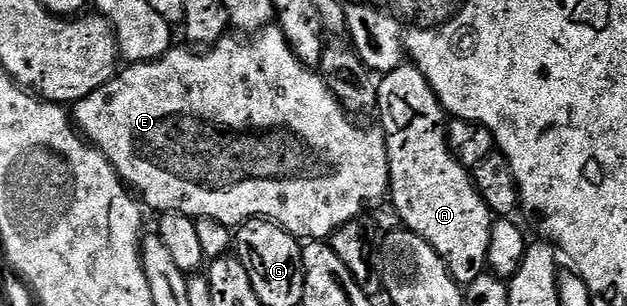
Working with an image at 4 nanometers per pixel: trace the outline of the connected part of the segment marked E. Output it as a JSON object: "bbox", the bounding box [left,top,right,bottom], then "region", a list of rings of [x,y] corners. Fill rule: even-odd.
{"bbox":[74,23,389,241],"region":[[[269,23],[259,30],[258,35],[225,35],[221,41],[203,51],[188,49],[174,47],[158,61],[129,64],[124,67],[128,69],[121,68],[111,81],[107,81],[105,85],[98,87],[98,91],[86,95],[74,105],[74,124],[77,130],[104,154],[105,159],[116,168],[116,174],[125,186],[131,187],[137,194],[144,193],[145,206],[148,204],[152,209],[161,209],[159,212],[164,215],[180,214],[193,219],[216,220],[227,227],[239,227],[245,221],[253,219],[267,219],[275,221],[297,239],[324,241],[346,223],[357,220],[367,205],[372,207],[385,200],[389,192],[388,148],[383,132],[376,127],[359,129],[352,122],[355,120],[328,89],[319,72],[300,61],[279,25]]]}

